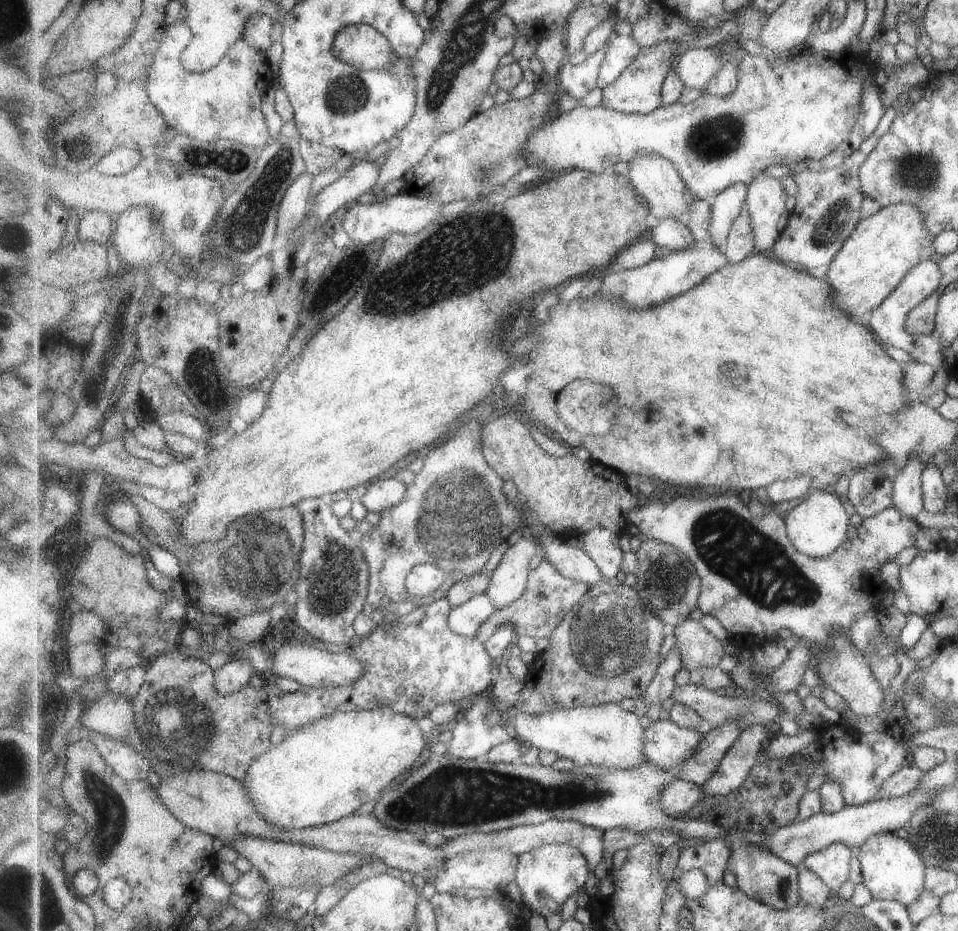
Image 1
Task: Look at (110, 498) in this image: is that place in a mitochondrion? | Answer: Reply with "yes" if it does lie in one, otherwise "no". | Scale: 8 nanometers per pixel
no

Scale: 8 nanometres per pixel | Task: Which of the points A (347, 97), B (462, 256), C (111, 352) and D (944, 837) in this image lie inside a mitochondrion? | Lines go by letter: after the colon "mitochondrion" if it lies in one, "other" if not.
A: mitochondrion
B: mitochondrion
C: mitochondrion
D: mitochondrion

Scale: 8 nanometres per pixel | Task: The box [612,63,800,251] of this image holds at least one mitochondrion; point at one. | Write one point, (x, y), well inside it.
(713, 139)

